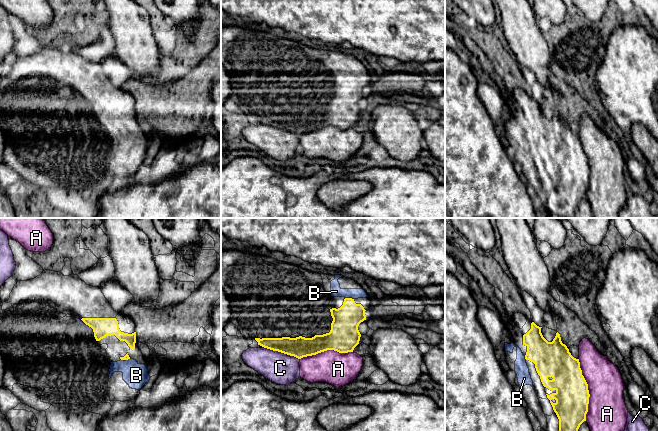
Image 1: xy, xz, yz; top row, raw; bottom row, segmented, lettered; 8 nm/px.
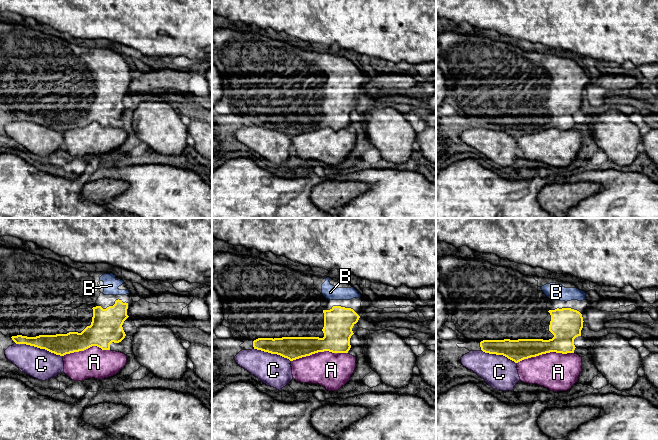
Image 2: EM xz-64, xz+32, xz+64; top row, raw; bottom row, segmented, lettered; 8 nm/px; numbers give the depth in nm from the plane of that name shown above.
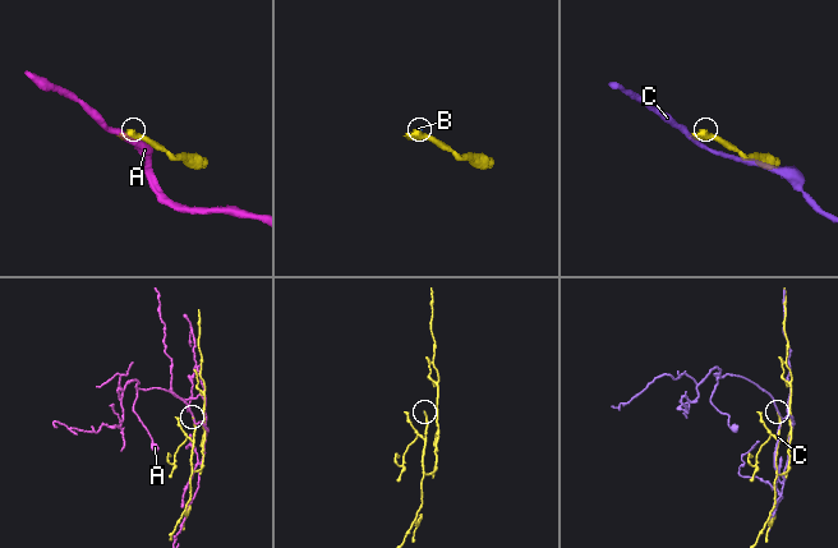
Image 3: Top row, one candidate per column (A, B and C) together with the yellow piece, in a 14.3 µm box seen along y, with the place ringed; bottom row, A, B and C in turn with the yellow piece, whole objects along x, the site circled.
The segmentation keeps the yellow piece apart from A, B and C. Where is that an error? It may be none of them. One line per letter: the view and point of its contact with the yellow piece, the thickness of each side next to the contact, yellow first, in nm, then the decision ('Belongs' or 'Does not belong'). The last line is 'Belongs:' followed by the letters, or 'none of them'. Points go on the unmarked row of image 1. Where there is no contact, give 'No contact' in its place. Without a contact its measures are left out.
A: Touches yellow at yz (588, 166). Thickness 280 nm (yellow) against 320 nm. Does not belong
B: Touches yellow at xz (349, 74). Thickness 220 nm (yellow) against 90 nm. Belongs
C: Touches yellow at xz (281, 128). Thickness 170 nm (yellow) against 240 nm. Does not belong
Belongs: B

